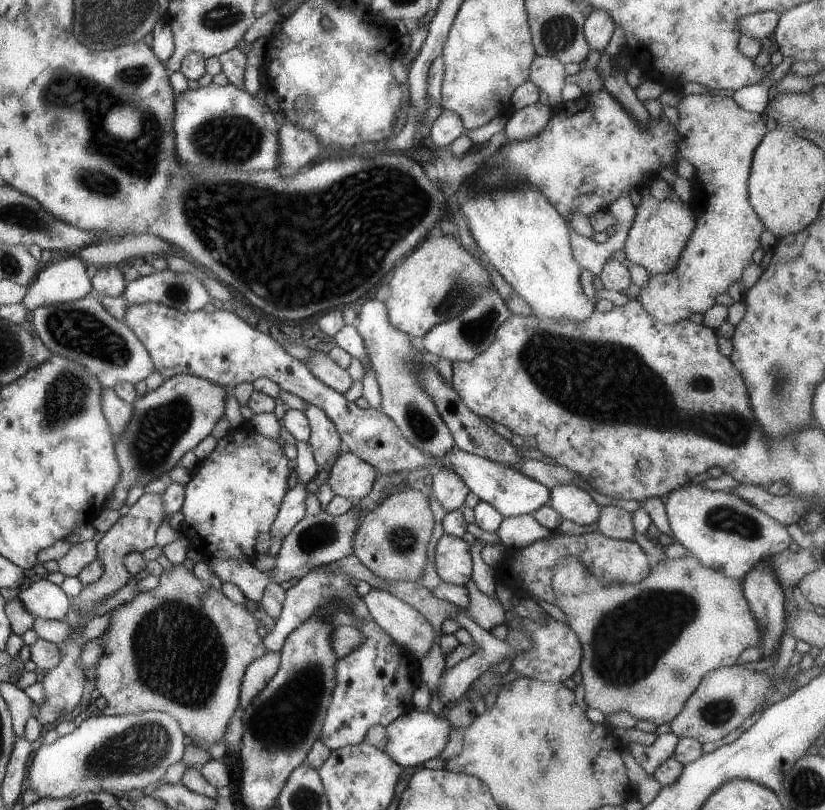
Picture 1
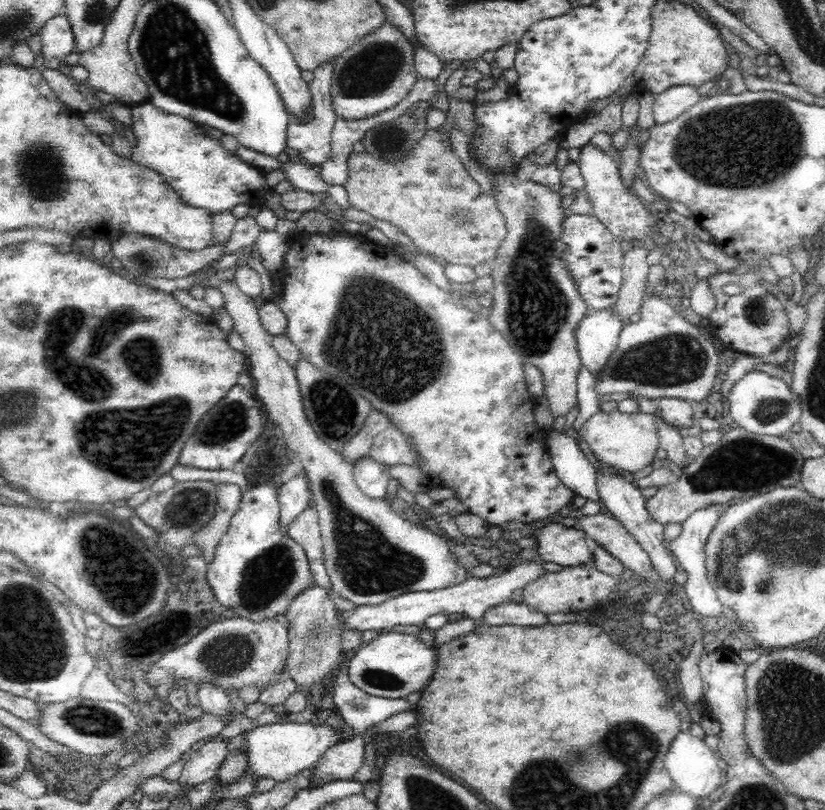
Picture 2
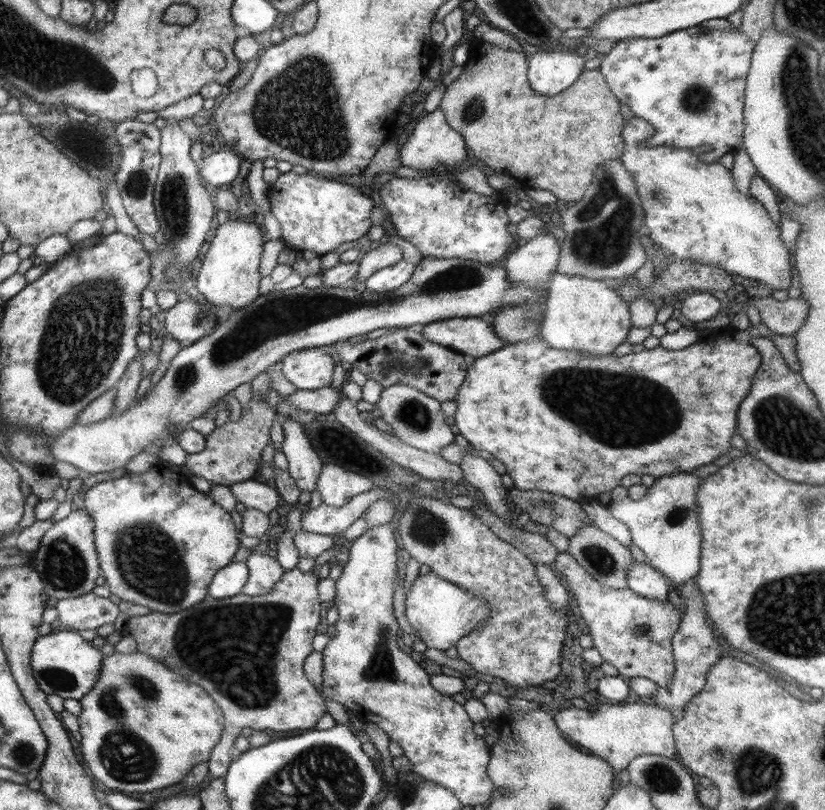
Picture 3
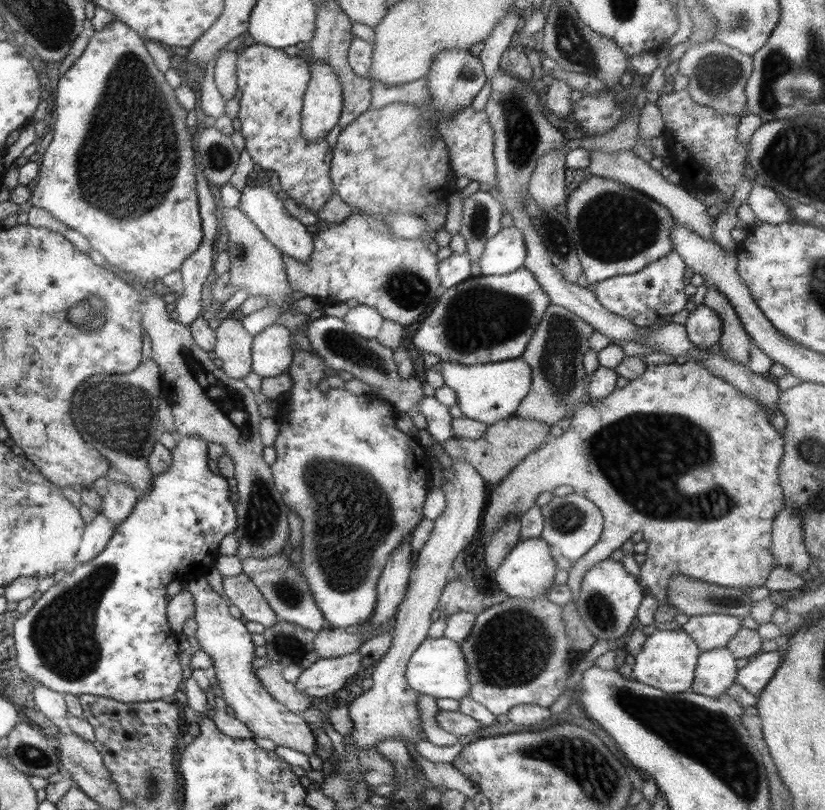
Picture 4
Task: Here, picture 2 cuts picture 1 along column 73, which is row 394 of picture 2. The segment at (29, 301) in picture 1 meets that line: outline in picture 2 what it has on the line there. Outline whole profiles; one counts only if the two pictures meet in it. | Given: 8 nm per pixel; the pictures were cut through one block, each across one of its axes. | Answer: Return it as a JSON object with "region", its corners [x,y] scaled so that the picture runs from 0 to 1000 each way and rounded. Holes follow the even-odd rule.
{"region":[[[284,346],[281,347],[272,347],[267,352],[265,357],[270,362],[273,369],[273,381],[276,384],[276,388],[282,393],[282,407],[291,415],[291,417],[297,422],[297,431],[295,436],[301,443],[301,460],[304,463],[308,470],[308,477],[310,479],[310,491],[313,491],[316,499],[320,498],[320,501],[325,504],[325,516],[327,521],[327,526],[336,527],[341,533],[342,540],[344,541],[344,546],[347,546],[347,551],[349,551],[350,556],[354,556],[356,560],[359,560],[359,565],[364,568],[364,573],[367,575],[367,581],[370,581],[371,589],[375,593],[375,599],[377,602],[377,607],[379,611],[378,619],[379,623],[383,627],[383,632],[385,632],[387,644],[388,644],[388,656],[389,656],[389,665],[392,669],[392,684],[395,690],[394,702],[396,704],[396,710],[400,714],[400,719],[404,728],[408,731],[410,735],[415,736],[419,741],[424,741],[424,743],[429,743],[430,748],[441,748],[441,747],[455,747],[465,743],[467,741],[482,737],[491,731],[497,730],[522,730],[528,727],[538,727],[545,726],[548,723],[553,723],[555,721],[560,721],[570,709],[566,706],[565,700],[562,700],[562,695],[555,689],[555,686],[548,683],[548,677],[545,675],[545,670],[541,669],[538,664],[528,658],[518,657],[514,652],[510,651],[509,646],[503,646],[493,637],[486,640],[478,632],[473,625],[470,625],[469,620],[464,617],[464,615],[453,615],[448,616],[441,606],[436,606],[434,601],[434,596],[428,590],[428,580],[427,574],[419,568],[415,562],[405,558],[396,548],[393,548],[389,543],[385,543],[383,536],[377,530],[377,526],[373,523],[371,512],[367,507],[367,499],[365,495],[365,484],[362,480],[362,472],[356,459],[356,454],[354,452],[349,452],[349,448],[339,441],[337,433],[330,428],[330,423],[327,423],[327,415],[322,410],[322,406],[318,402],[315,398],[315,386],[313,386],[312,375],[314,372],[309,372],[308,368],[303,365],[296,364],[292,358],[288,356],[288,352]]]}

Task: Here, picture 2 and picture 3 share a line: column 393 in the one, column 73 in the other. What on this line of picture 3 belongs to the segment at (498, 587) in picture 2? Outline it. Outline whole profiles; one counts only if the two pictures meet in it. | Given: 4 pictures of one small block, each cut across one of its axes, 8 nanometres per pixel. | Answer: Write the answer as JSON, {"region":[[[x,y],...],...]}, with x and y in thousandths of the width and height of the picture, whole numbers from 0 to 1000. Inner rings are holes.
{"region":[[[113,730],[93,738],[65,741],[62,746],[69,752],[69,765],[91,780],[135,770],[144,758],[143,747],[135,744],[130,737],[115,735]]]}

